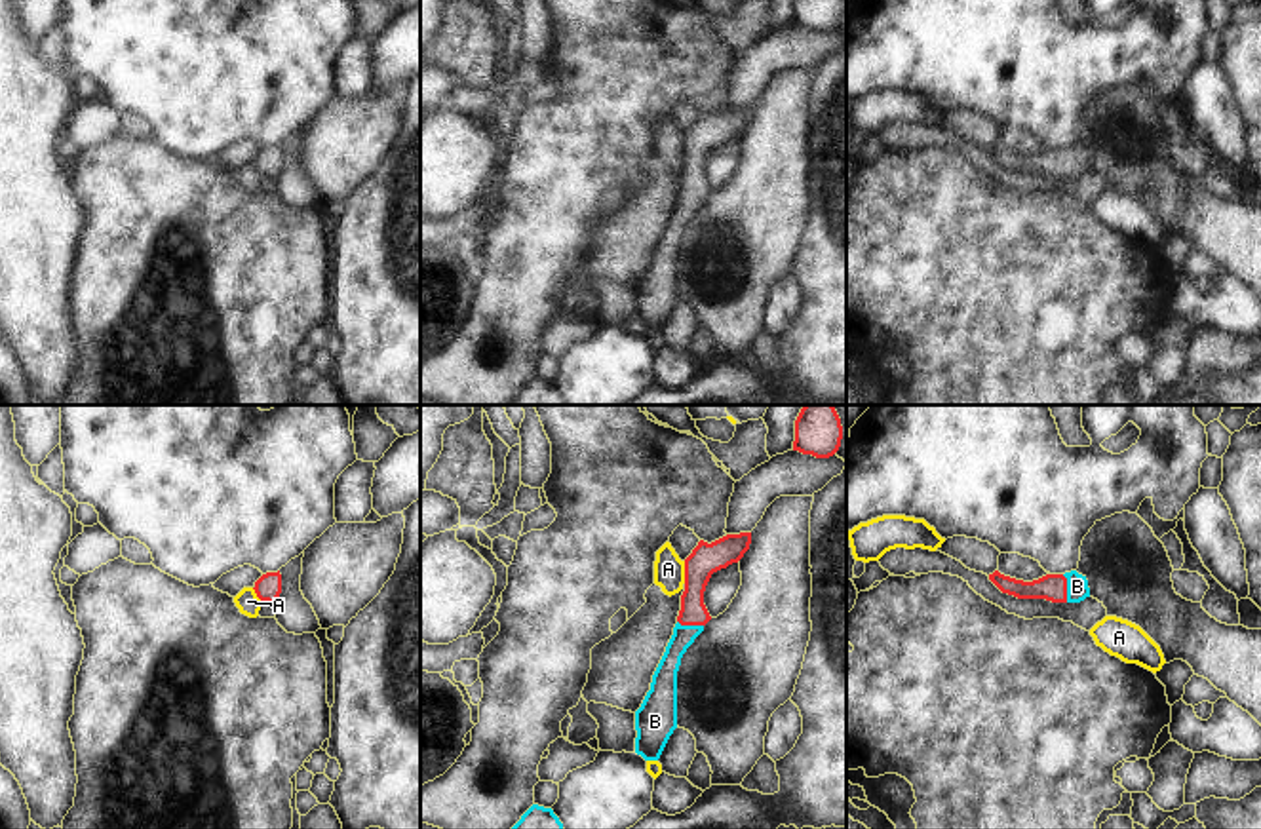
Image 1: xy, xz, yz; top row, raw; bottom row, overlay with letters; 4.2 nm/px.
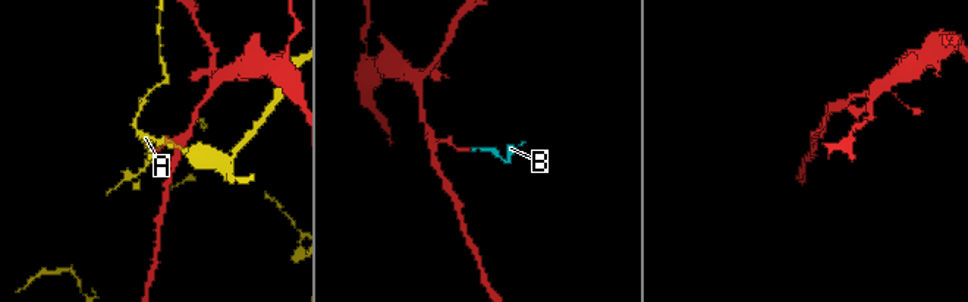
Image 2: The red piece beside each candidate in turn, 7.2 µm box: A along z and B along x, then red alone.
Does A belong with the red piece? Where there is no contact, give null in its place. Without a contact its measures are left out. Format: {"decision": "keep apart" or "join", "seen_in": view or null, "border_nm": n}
{"decision": "keep apart", "seen_in": "xz", "border_nm": 100}

